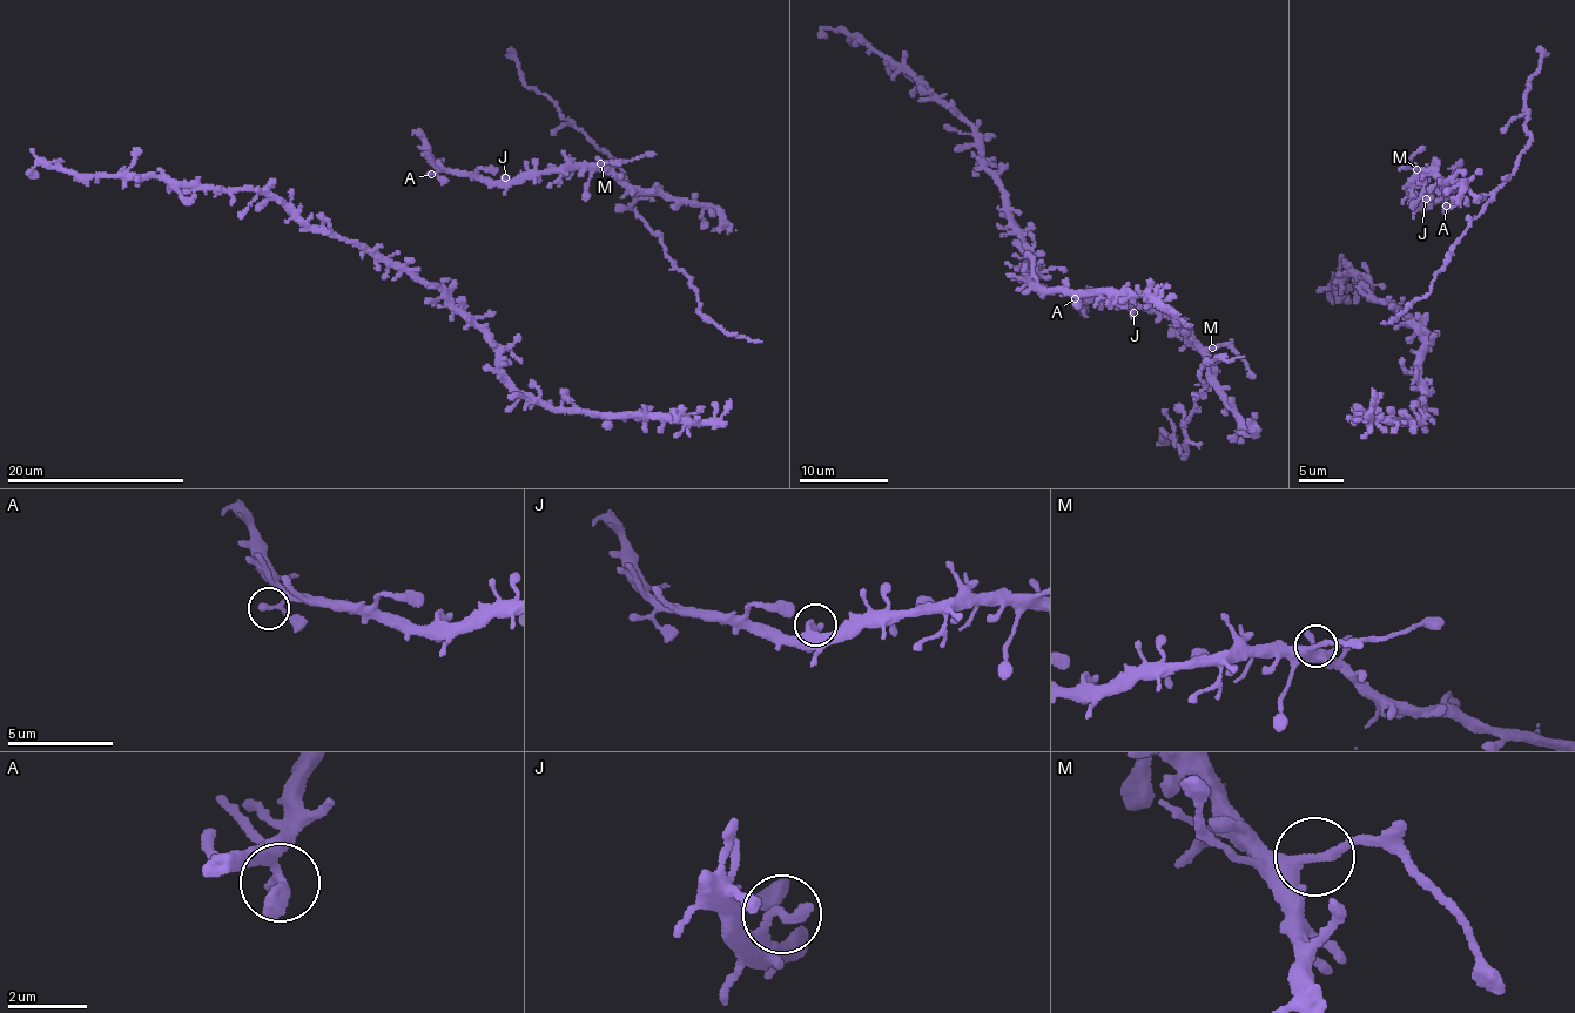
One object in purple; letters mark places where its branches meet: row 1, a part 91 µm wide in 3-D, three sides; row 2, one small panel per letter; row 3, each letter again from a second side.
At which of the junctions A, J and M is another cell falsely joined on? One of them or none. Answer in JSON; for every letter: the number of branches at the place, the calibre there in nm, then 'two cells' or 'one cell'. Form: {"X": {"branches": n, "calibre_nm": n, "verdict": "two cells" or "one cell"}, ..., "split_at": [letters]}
{"A": {"branches": 2, "calibre_nm": 220, "verdict": "one cell"}, "J": {"branches": 2, "calibre_nm": 240, "verdict": "one cell"}, "M": {"branches": 2, "calibre_nm": 320, "verdict": "two cells"}, "split_at": ["M"]}

